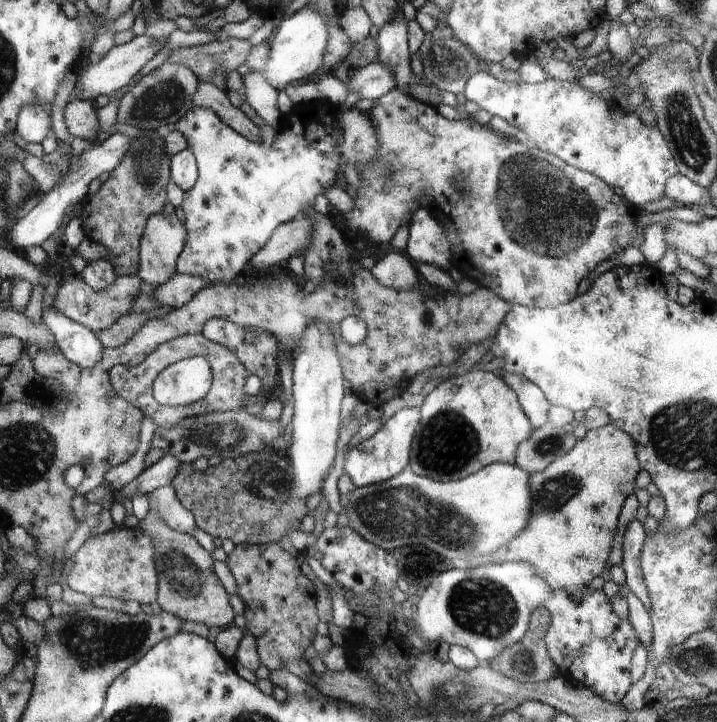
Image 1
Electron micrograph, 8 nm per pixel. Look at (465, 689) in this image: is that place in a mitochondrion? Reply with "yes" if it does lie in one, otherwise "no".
yes

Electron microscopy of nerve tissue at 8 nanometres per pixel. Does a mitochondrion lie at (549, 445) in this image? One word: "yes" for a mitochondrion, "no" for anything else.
yes

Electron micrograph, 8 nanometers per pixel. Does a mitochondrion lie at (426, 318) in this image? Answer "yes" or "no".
yes

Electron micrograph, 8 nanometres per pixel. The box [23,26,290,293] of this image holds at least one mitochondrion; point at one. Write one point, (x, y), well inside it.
(154, 104)

